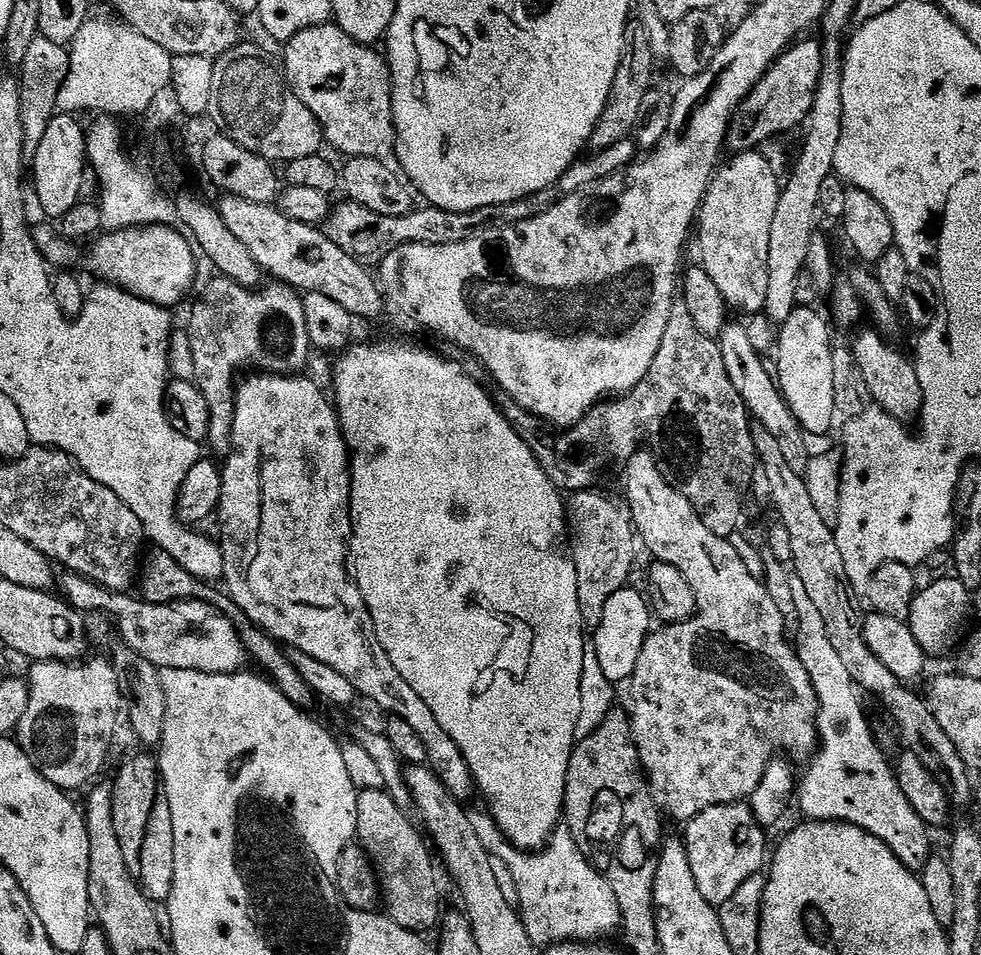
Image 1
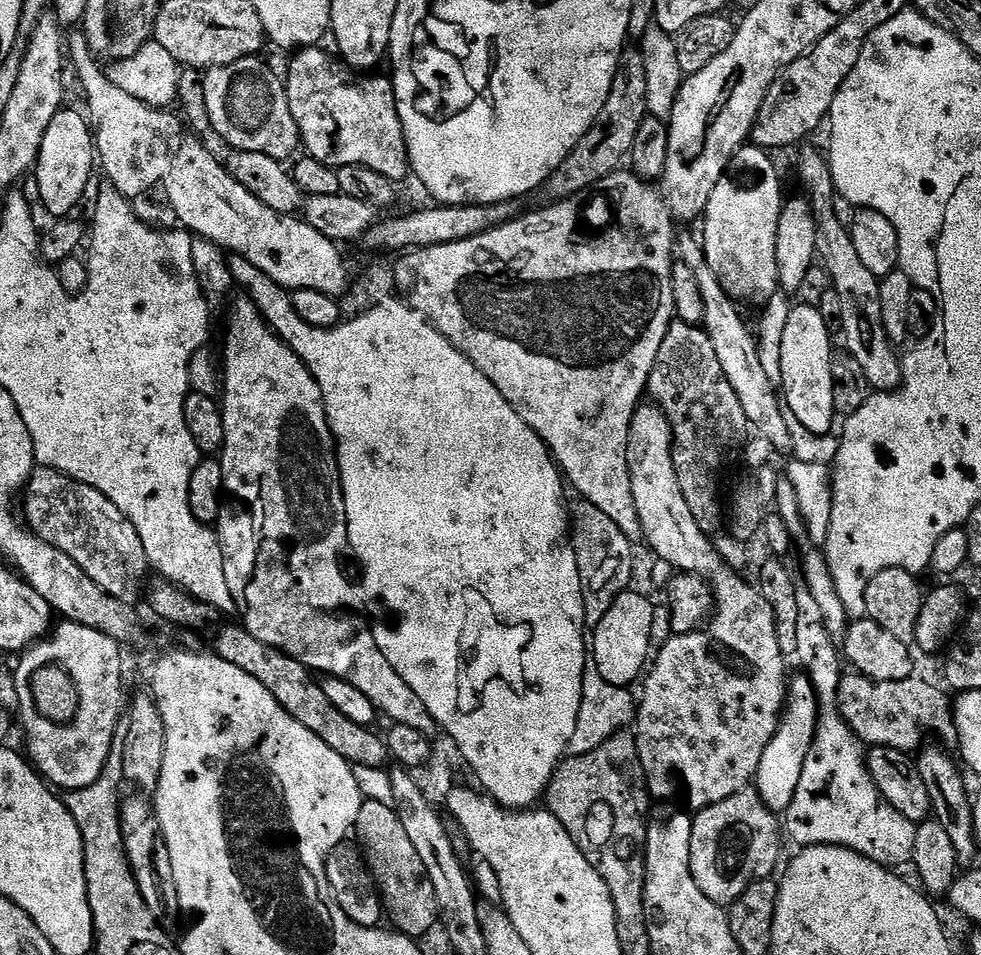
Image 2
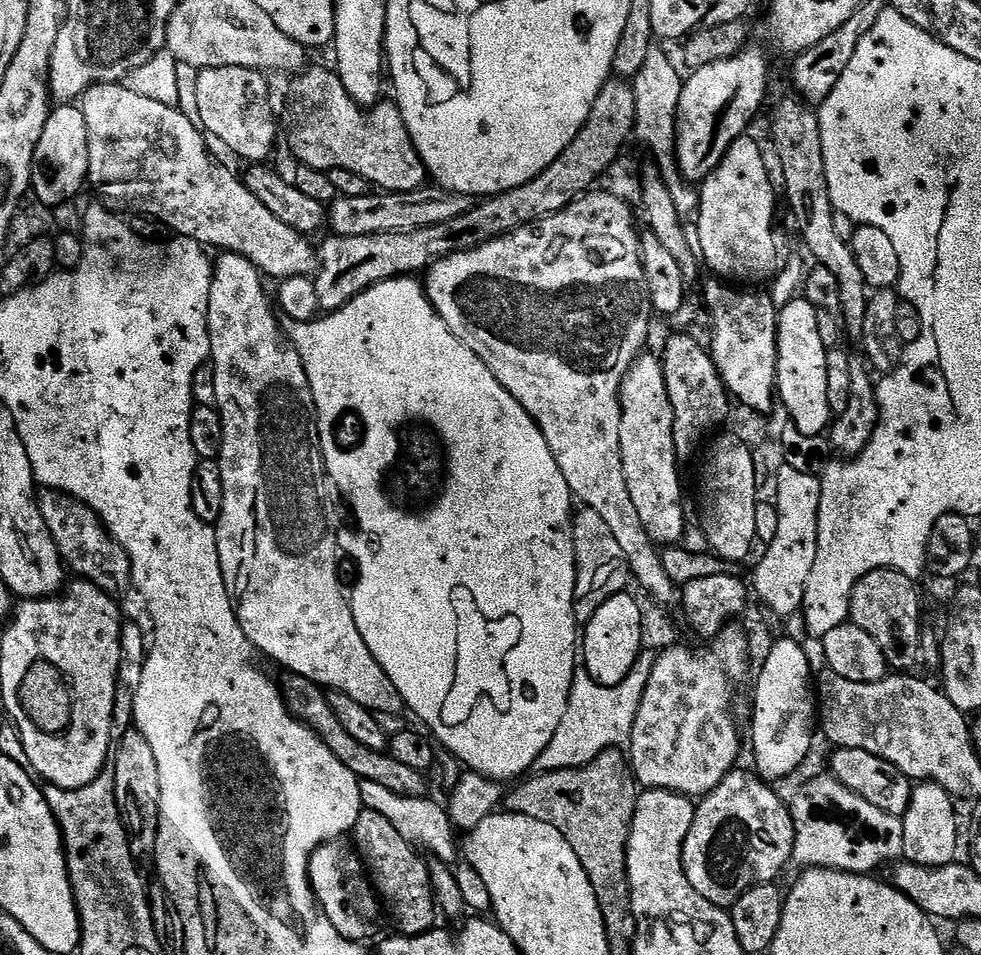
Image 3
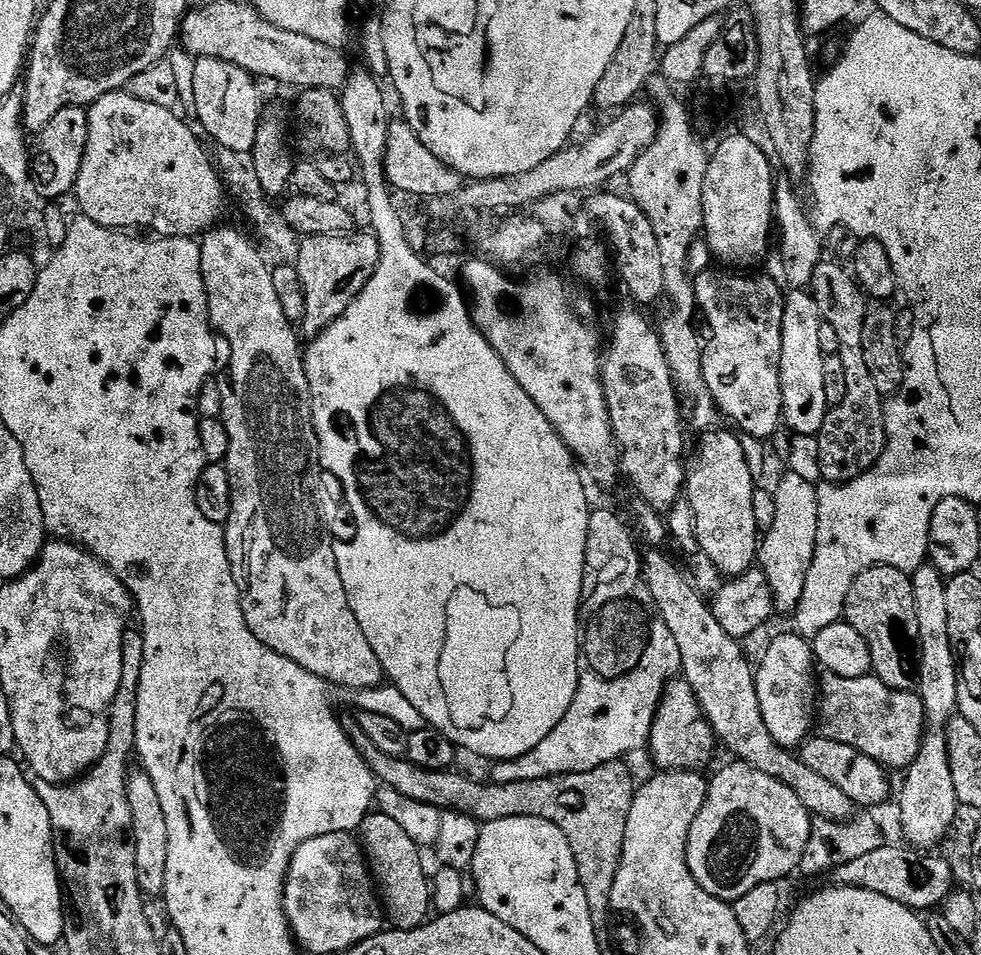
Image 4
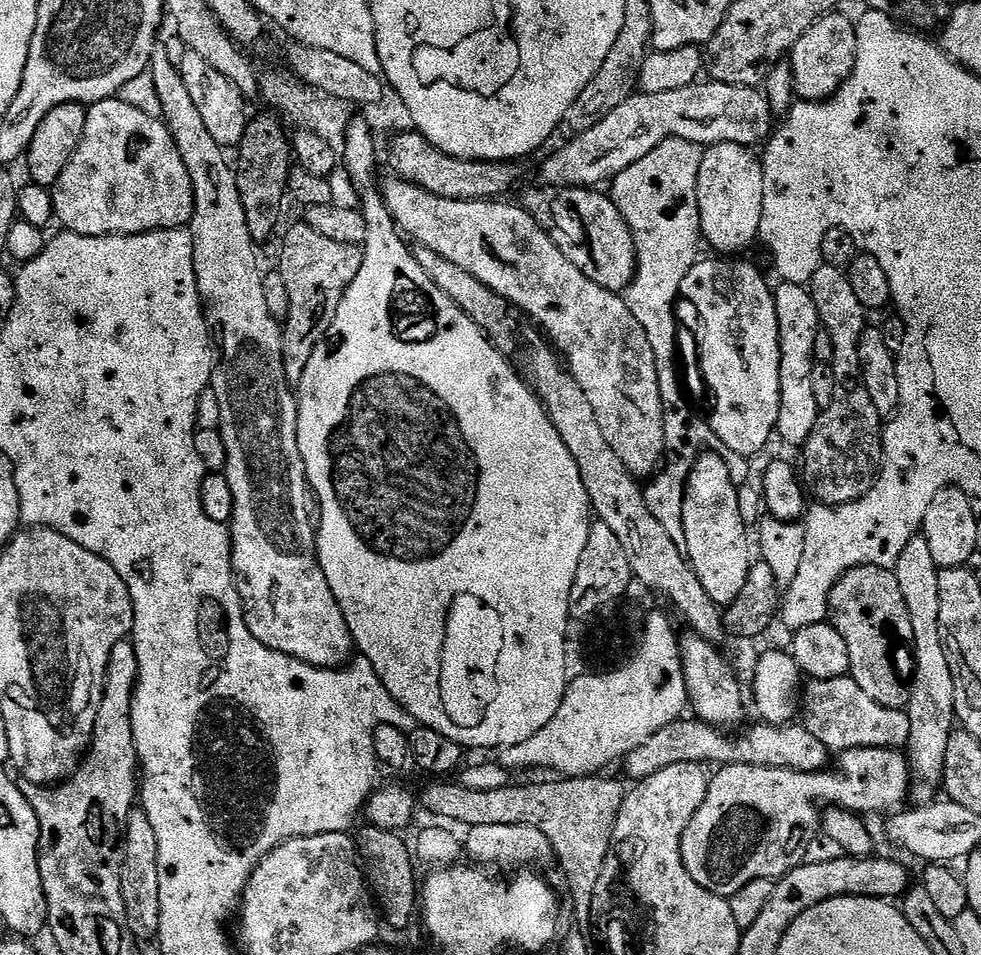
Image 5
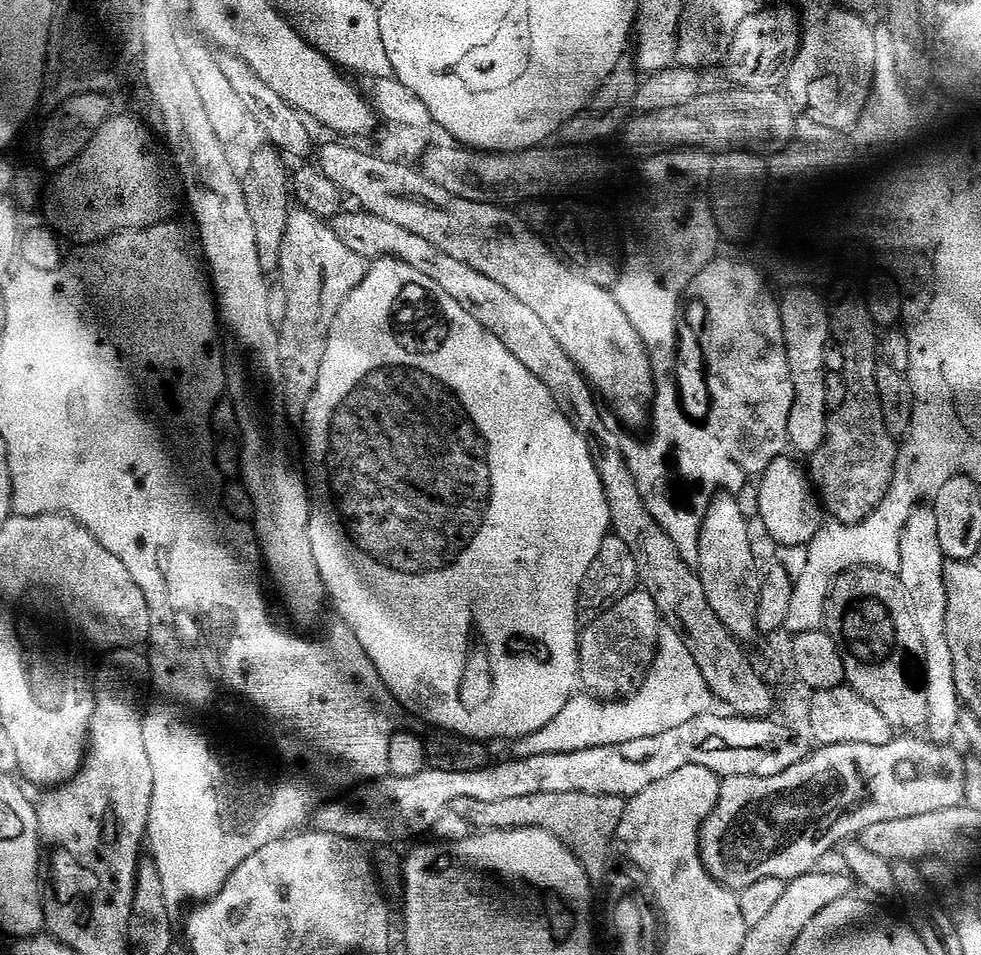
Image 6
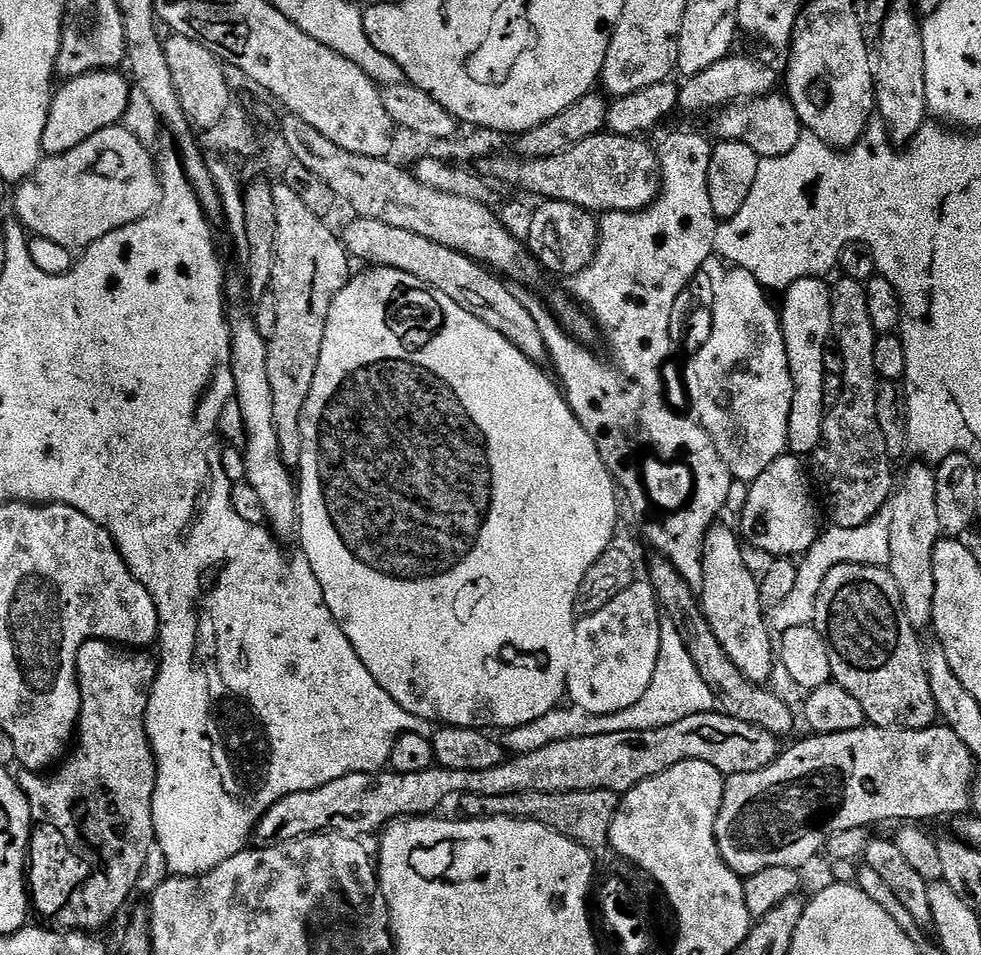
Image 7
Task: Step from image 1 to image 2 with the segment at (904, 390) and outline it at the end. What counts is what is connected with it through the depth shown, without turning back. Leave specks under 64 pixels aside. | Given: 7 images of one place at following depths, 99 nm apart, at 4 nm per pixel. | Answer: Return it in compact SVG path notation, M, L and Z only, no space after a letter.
M803 148L799 149L800 184L804 187L803 195L814 216L816 260L826 273L831 291L838 294L838 306L842 306L839 335L844 336L843 351L858 358L858 366L862 366L862 374L868 379L869 389L890 392L900 385L902 360L882 326L880 280L874 274L870 274L866 266L862 266L862 261L854 250L851 231L842 222L838 222L838 214L834 214L832 197L837 195L837 190L825 153L821 149L819 152L816 148Z

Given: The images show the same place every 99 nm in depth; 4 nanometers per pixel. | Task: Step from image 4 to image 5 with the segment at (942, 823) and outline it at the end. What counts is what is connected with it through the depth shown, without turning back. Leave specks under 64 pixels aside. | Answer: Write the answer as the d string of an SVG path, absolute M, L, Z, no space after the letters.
M920 536L908 544L894 566L898 582L910 610L912 625L916 631L914 660L916 656L916 681L910 684L910 699L906 709L912 730L906 745L912 751L910 764L914 776L920 779L920 792L928 796L944 780L944 767L949 767L950 753L954 748L954 729L958 724L956 706L958 703L958 676L952 672L948 652L944 649L946 636L940 627L940 573L927 541Z

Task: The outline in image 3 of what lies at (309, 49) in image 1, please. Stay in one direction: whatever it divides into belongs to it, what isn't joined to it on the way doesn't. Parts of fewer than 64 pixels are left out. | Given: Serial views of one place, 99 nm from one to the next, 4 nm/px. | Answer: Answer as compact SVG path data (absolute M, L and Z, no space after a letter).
M309 67L299 73L292 84L292 93L288 96L288 108L292 113L288 116L288 144L297 156L300 164L310 166L314 170L333 172L335 168L350 170L362 178L366 178L369 185L376 184L381 193L399 192L401 194L416 194L421 191L424 180L429 179L428 169L424 167L422 158L406 130L406 122L402 118L400 109L392 102L381 102L367 114L365 109L350 98L346 86L342 86L335 71L324 68Z

